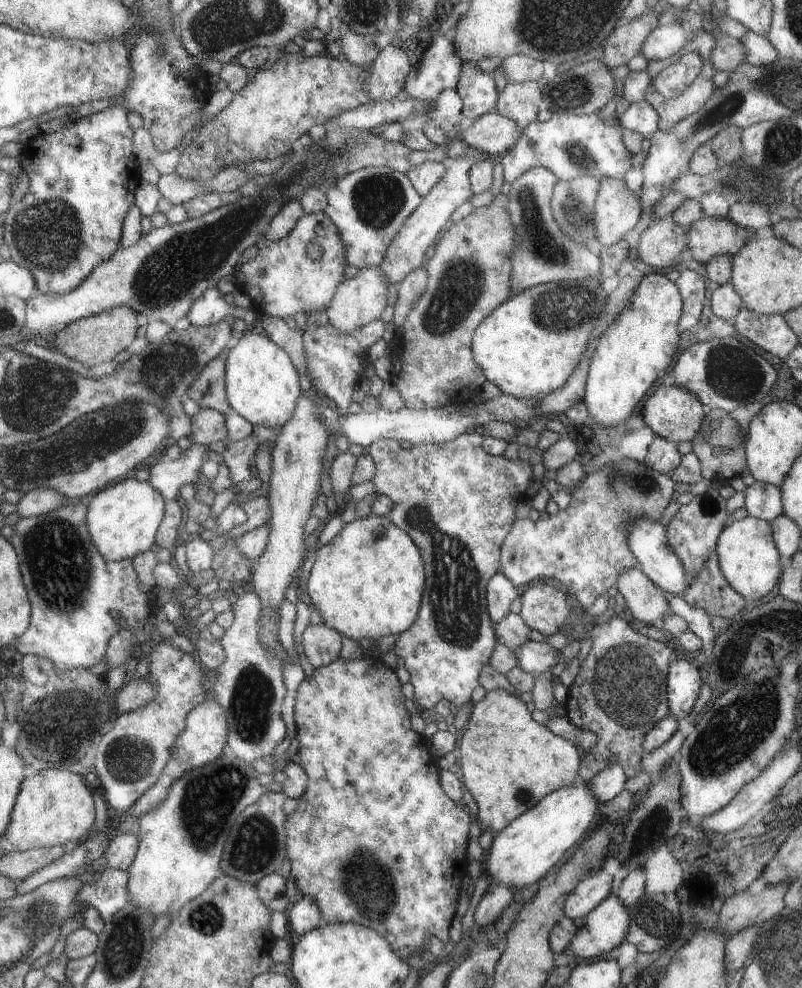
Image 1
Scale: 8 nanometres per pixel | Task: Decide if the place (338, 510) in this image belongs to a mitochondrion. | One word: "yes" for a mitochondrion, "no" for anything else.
no

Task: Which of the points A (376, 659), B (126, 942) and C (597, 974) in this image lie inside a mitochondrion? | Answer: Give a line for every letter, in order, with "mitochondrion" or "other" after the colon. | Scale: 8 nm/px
A: other
B: mitochondrion
C: other

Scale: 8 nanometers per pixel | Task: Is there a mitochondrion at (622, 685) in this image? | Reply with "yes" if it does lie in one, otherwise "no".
yes

